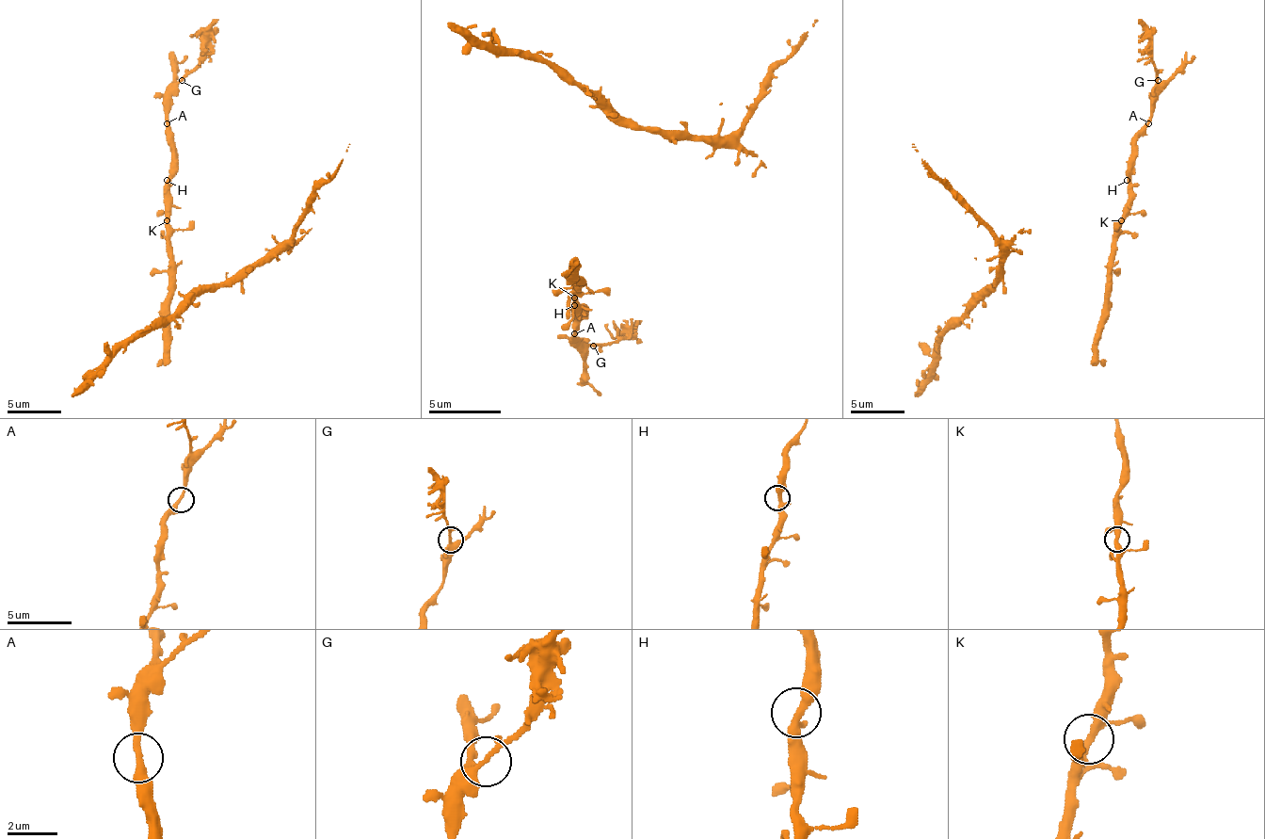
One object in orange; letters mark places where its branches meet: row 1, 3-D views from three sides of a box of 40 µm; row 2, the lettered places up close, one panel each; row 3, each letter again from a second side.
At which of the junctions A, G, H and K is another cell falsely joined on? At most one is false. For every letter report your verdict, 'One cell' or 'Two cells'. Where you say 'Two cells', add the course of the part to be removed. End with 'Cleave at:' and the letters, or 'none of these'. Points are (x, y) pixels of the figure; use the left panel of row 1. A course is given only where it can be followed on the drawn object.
A: One cell
G: Two cells. Course of the part to remove: (181, 80), (200, 60), (205, 34), (218, 20)
H: One cell
K: One cell
Cleave at: G

